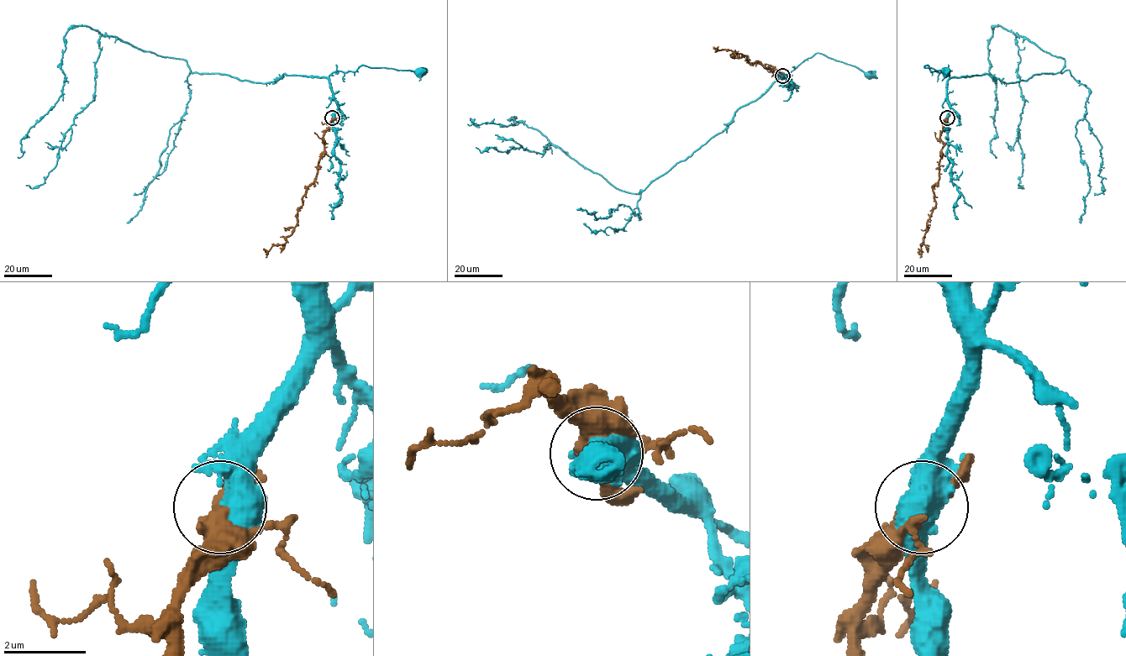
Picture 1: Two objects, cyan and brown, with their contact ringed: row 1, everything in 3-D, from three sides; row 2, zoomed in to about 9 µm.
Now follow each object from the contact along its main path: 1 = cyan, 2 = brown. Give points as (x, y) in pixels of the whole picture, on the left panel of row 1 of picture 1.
1: (332, 117), (338, 107), (328, 77), (334, 72), (355, 71), (362, 65), (419, 71)
2: (332, 117), (323, 137), (317, 178), (302, 198), (294, 230), (284, 244), (273, 245), (267, 253), (263, 249)

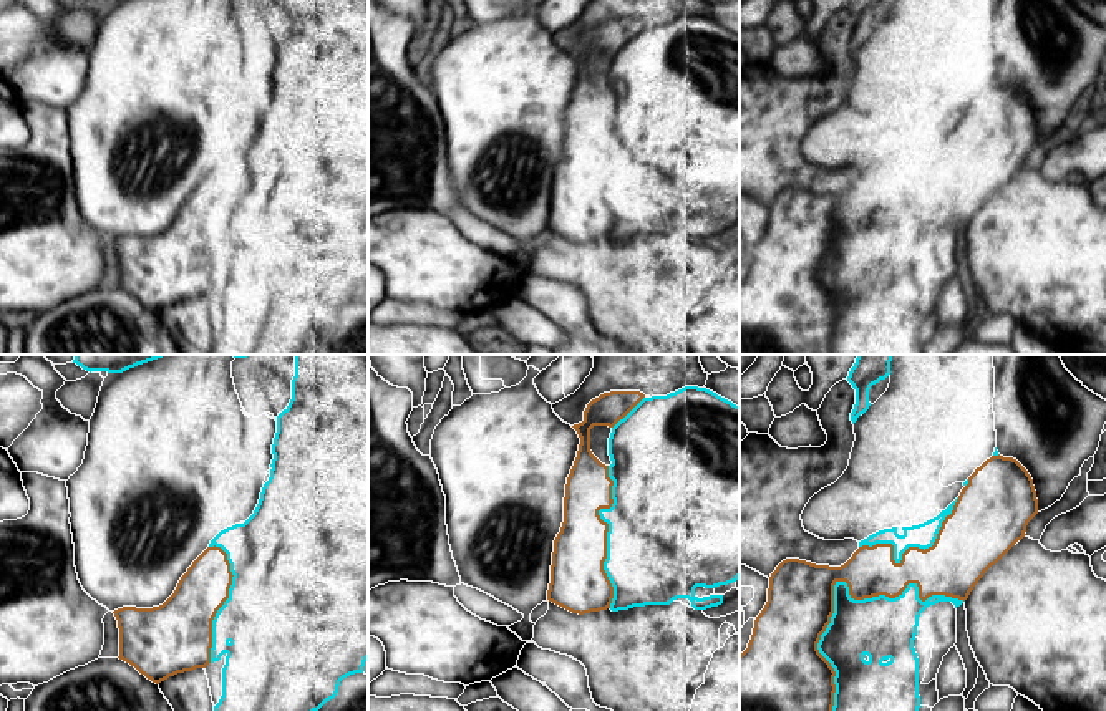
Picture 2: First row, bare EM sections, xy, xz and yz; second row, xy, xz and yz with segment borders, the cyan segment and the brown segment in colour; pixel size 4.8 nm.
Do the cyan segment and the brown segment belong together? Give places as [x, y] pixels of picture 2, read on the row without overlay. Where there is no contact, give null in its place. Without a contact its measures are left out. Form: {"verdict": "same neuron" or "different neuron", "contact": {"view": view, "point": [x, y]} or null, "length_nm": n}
{"verdict": "different neuron", "contact": {"view": "yz", "point": [836, 212]}, "length_nm": 900}

